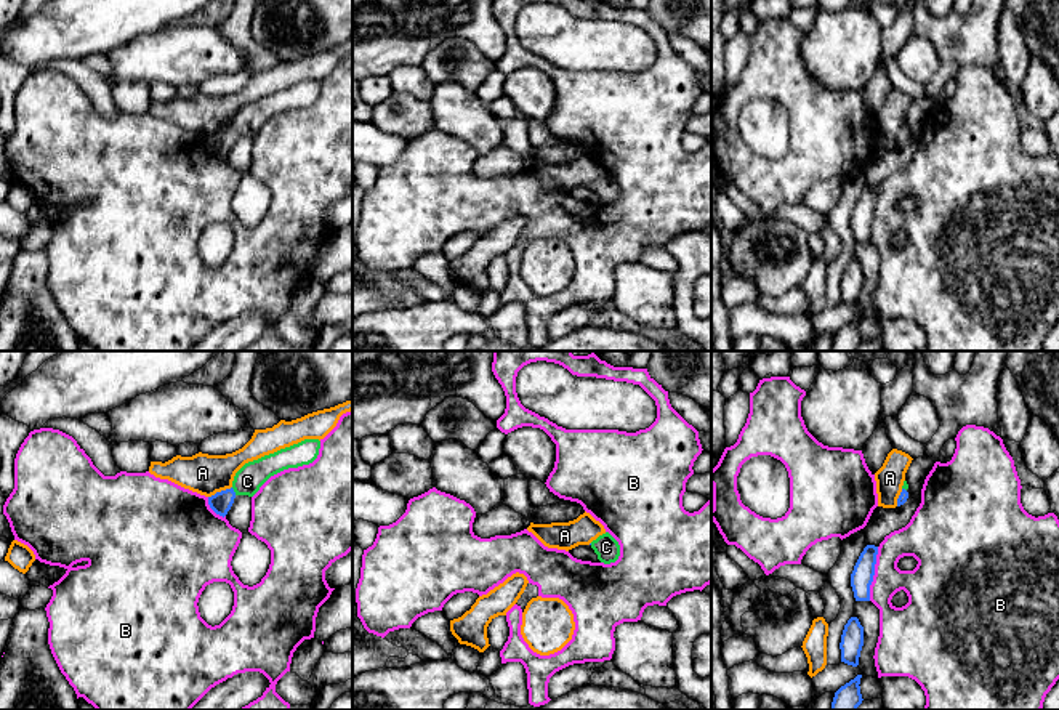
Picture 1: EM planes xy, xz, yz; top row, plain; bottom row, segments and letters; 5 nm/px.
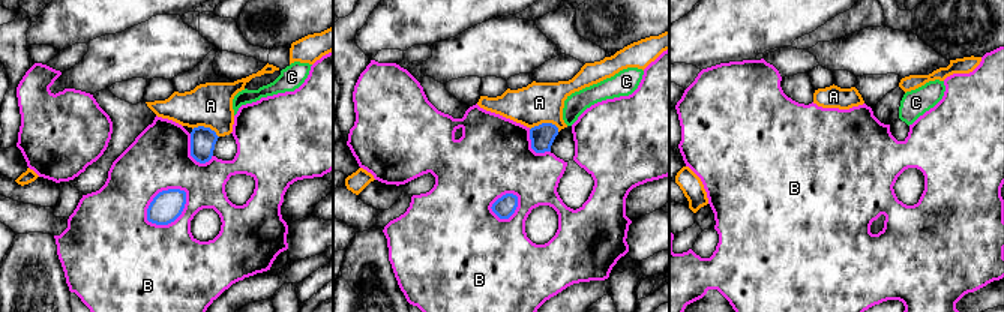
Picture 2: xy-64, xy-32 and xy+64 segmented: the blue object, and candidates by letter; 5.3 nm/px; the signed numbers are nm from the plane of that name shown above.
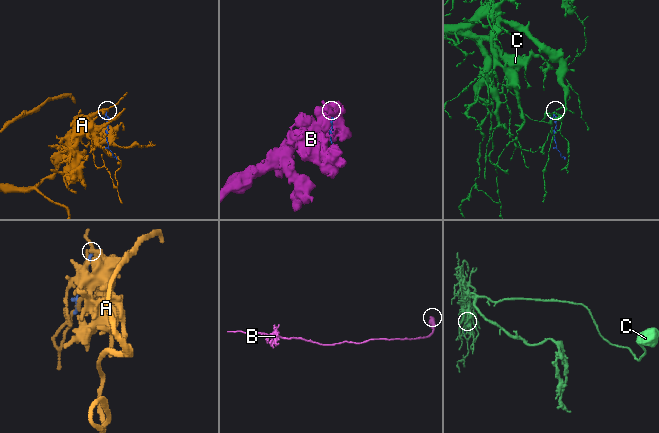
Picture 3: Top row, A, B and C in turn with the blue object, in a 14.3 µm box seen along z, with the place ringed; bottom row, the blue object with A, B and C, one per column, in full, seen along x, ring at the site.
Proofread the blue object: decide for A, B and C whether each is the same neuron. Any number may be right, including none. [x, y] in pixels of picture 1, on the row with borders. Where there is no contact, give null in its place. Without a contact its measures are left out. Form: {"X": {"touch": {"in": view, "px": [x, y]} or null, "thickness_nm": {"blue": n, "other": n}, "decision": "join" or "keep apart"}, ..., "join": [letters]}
{"A": {"touch": {"in": "xy", "px": [221, 491]}, "thickness_nm": {"blue": 110, "other": 200}, "decision": "keep apart"}, "B": {"touch": {"in": "yz", "px": [873, 574]}, "thickness_nm": {"blue": 110, "other": 180}, "decision": "keep apart"}, "C": {"touch": {"in": "xy", "px": [233, 491]}, "thickness_nm": {"blue": 110, "other": 140}, "decision": "join"}, "join": ["C"]}

